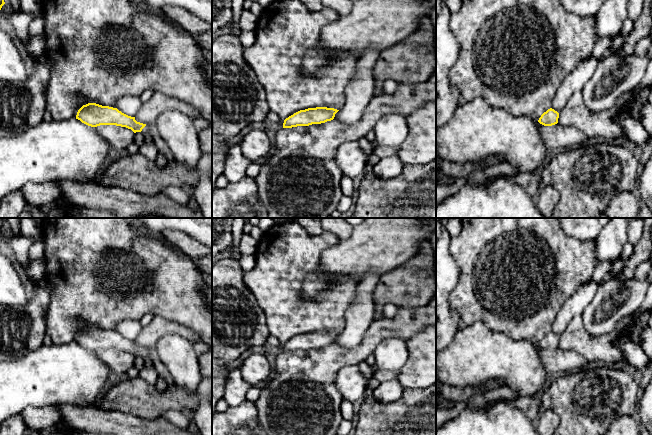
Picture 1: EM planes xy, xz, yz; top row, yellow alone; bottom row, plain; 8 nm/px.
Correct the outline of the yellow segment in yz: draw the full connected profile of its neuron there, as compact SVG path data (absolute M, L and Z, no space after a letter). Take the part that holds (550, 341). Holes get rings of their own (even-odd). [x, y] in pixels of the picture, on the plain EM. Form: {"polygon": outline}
{"polygon": "M550 332L544 336L538 346L544 350L552 350L558 347L559 337Z"}

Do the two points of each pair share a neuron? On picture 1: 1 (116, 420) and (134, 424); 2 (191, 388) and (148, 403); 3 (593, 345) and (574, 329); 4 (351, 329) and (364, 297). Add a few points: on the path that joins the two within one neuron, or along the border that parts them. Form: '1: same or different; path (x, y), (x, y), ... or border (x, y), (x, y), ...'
1: same; path (120, 424), (130, 424)
2: different; border (174, 384), (185, 389), (195, 398), (194, 412)
3: same; path (588, 343), (579, 334)
4: same; path (357, 321), (363, 305)

